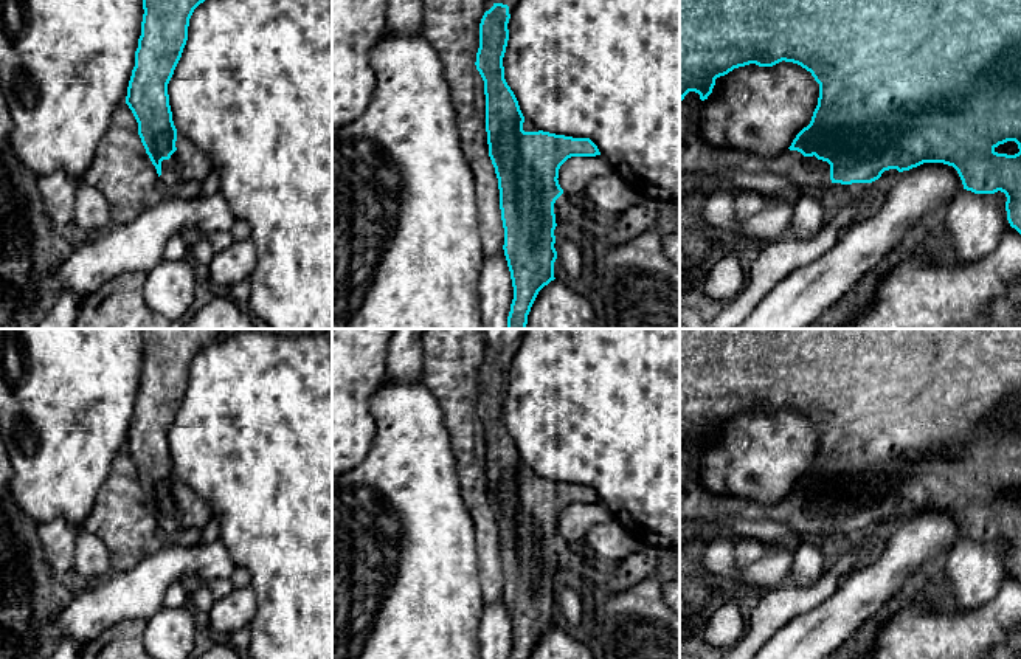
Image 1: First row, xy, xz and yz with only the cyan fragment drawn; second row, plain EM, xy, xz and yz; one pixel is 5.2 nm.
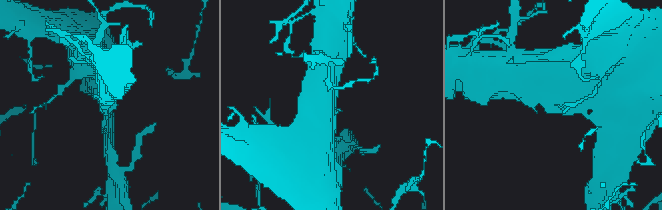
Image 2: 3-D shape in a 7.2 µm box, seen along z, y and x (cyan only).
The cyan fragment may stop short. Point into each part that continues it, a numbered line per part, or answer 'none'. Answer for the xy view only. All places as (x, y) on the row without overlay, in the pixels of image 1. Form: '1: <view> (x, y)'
1: xy (188, 510)

